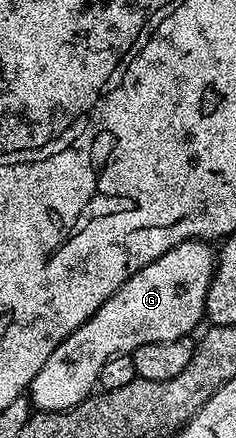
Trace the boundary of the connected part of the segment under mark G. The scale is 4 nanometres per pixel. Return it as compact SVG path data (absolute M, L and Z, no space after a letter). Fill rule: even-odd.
M189 239L145 265L145 269L133 273L85 325L69 333L69 337L49 353L49 361L41 365L29 388L32 408L35 411L73 409L96 390L101 365L105 365L109 357L130 355L141 345L190 336L191 330L205 319L207 290L215 275L217 258L211 247L210 242Z

